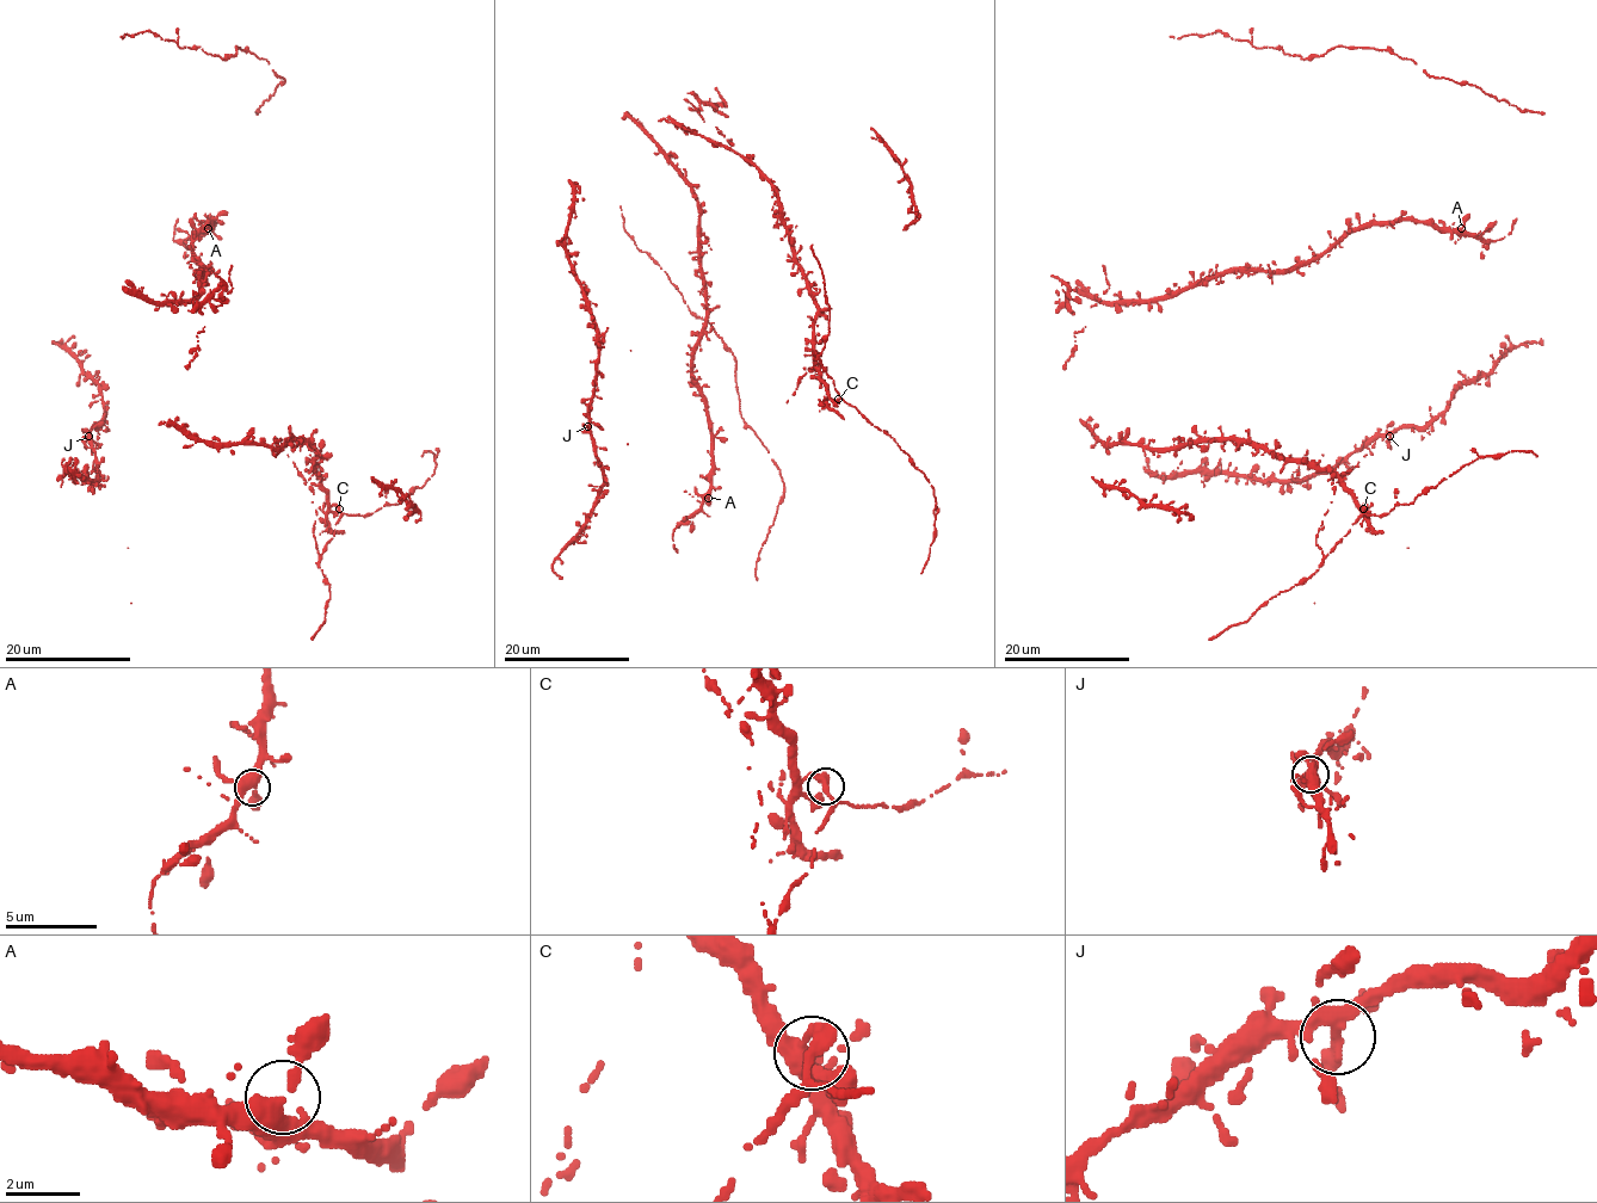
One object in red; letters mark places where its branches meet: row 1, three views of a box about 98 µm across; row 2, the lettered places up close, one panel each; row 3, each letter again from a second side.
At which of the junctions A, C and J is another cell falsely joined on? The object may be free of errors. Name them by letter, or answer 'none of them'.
none of them

